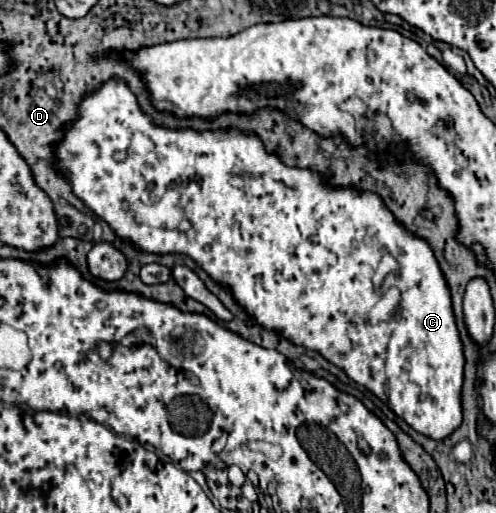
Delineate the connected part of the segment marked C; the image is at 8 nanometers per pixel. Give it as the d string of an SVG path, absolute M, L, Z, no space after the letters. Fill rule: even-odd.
M107 81L91 97L87 97L87 99L81 101L81 117L79 117L79 121L75 125L71 125L65 131L65 139L63 139L63 143L57 149L55 169L61 171L69 179L69 183L73 187L73 193L79 199L83 199L85 205L91 211L95 211L103 221L107 221L121 239L131 241L141 251L149 251L149 253L183 253L183 255L191 257L217 283L231 287L235 301L241 301L241 305L253 315L253 319L259 325L263 325L265 329L277 329L287 339L291 339L293 343L303 345L307 349L319 351L327 361L331 361L333 365L341 367L355 383L359 383L359 385L367 387L369 391L373 391L383 403L387 403L415 431L419 431L419 433L423 433L423 435L427 435L431 439L445 439L447 435L451 435L461 425L461 385L463 385L463 363L465 363L465 359L463 359L463 345L461 345L461 339L459 339L459 333L457 333L457 325L455 325L455 317L453 317L453 309L451 309L451 295L449 295L447 281L445 281L445 277L443 277L443 273L439 269L439 263L437 263L431 247L423 239L417 239L411 233L405 233L405 229L393 219L391 211L385 209L385 205L379 199L379 195L373 195L373 193L357 193L353 189L343 189L343 187L331 187L321 173L313 173L309 169L293 169L293 167L287 167L287 165L281 163L281 159L277 155L269 155L265 151L261 139L255 137L255 135L249 137L249 135L243 135L239 131L203 131L203 133L197 133L197 131L191 131L191 129L185 129L185 131L169 131L169 129L157 127L157 125L153 125L149 121L149 117L145 117L141 113L135 95L121 81ZM135 131L141 131L143 135L147 135L155 143L155 149L151 153L147 153L147 155L127 153L127 157L123 161L115 161L113 155L117 151L127 151L129 149L131 137L133 137ZM149 183L153 183L155 191L147 191ZM165 189L177 189L179 191L179 195L181 195L179 205L185 209L187 219L181 221L175 229L165 229L165 227L153 229L153 227L149 227L145 223L137 223L135 209L133 209L135 199L147 199L145 205L151 205L151 201L153 203L159 201L159 197L163 195ZM385 253L391 253L397 259L399 269L393 271L393 273L389 273L385 277L381 289L377 291L373 287L373 275L375 275L375 269L377 269L377 265L379 265L379 261L381 261L381 257ZM391 285L395 285L401 291L401 303L395 307L393 315L387 321L381 321L377 325L371 325L369 323L369 311L371 311L371 307L381 299L381 295Z

